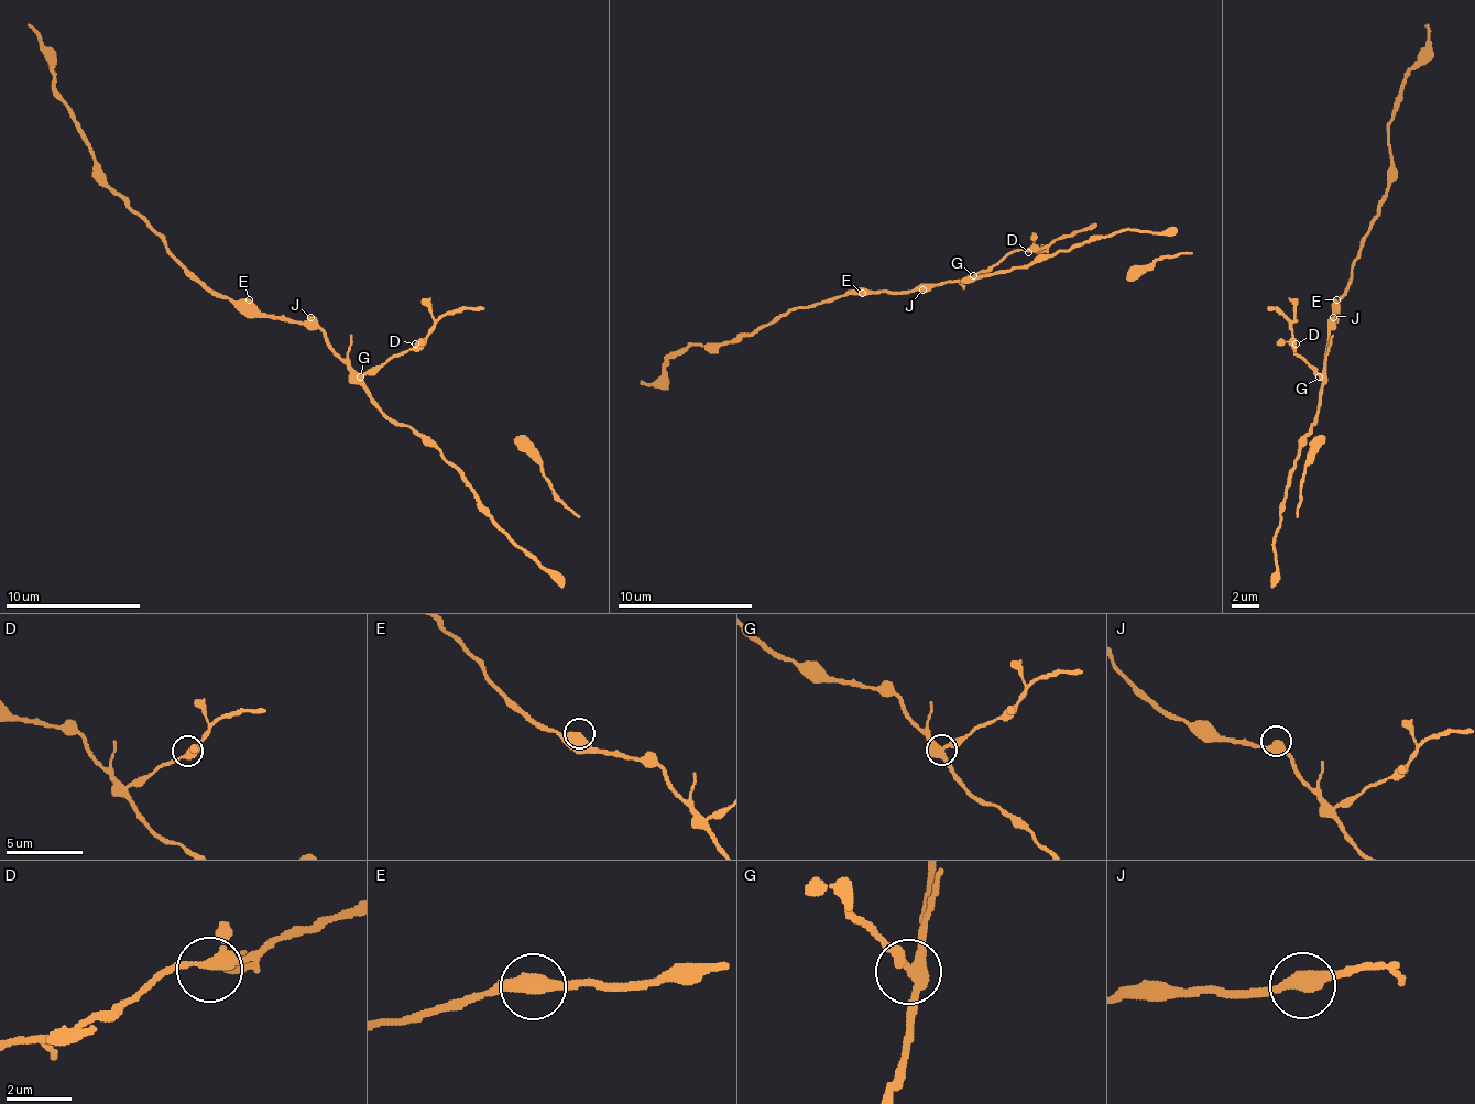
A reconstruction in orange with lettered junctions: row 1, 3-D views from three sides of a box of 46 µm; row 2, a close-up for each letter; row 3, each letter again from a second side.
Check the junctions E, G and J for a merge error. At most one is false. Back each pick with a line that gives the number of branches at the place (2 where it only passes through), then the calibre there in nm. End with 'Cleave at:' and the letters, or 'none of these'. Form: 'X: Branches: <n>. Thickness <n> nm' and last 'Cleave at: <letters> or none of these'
G: Branches: 3. Thickness 360 nm
Cleave at: G

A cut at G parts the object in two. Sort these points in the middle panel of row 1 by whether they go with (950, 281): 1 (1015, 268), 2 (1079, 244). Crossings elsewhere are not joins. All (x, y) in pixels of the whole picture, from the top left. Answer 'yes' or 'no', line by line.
1: yes
2: yes

